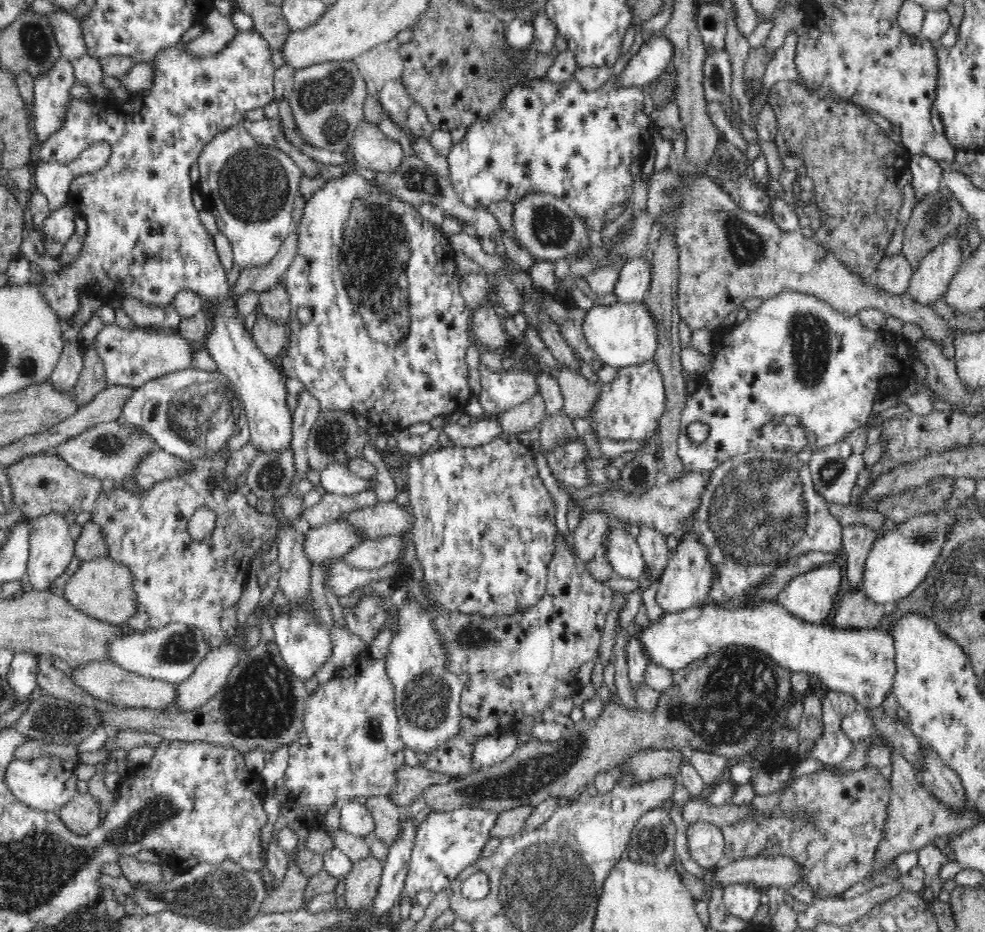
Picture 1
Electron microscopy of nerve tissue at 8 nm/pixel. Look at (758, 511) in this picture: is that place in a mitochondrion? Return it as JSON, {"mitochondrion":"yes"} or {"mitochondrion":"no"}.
{"mitochondrion":"yes"}

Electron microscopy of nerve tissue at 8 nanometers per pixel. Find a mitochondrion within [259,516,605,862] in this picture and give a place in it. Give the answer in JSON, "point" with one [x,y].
{"point":[526,778]}

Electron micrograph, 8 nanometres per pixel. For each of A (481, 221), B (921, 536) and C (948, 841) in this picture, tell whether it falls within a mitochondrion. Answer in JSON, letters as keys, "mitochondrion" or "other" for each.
{"A":"other","B":"mitochondrion","C":"other"}

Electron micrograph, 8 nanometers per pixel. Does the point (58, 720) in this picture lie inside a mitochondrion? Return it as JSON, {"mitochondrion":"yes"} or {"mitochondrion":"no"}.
{"mitochondrion":"yes"}

